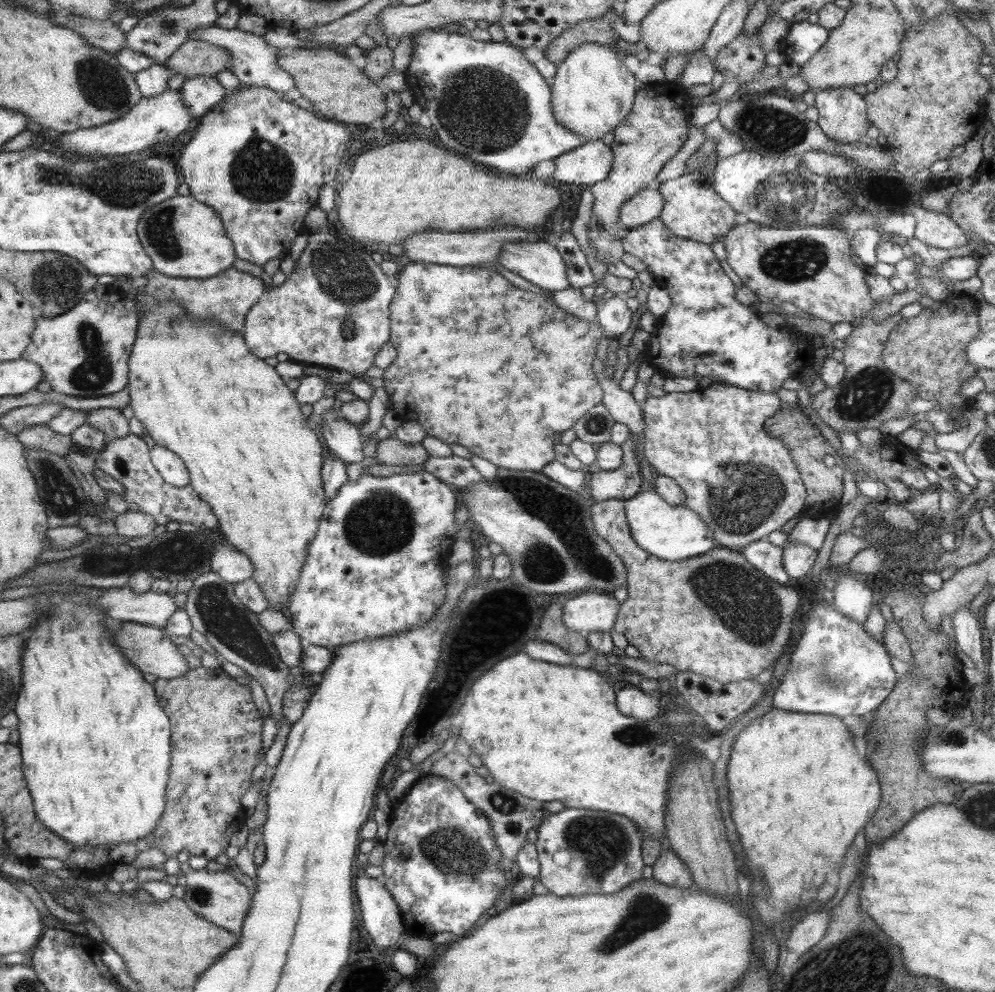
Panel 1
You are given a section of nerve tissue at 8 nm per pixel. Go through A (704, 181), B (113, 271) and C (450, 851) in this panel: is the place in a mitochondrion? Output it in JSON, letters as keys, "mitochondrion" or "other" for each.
{"A":"other","B":"other","C":"mitochondrion"}

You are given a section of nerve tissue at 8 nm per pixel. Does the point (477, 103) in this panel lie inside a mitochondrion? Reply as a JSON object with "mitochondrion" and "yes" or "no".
{"mitochondrion":"yes"}

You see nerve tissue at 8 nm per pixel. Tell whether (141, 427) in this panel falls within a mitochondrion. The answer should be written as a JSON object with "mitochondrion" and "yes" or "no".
{"mitochondrion":"no"}

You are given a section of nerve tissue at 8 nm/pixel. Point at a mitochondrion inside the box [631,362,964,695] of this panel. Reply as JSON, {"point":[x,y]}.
{"point":[733,594]}

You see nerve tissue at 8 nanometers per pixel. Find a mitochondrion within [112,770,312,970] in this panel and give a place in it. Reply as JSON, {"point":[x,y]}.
{"point":[199,895]}

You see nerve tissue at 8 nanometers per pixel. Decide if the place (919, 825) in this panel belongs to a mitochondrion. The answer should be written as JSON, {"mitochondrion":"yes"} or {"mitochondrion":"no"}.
{"mitochondrion":"no"}

